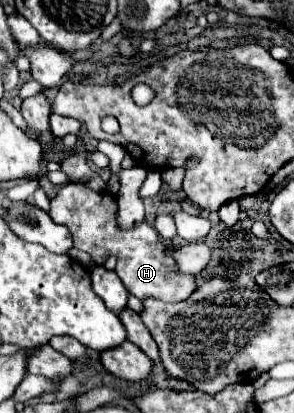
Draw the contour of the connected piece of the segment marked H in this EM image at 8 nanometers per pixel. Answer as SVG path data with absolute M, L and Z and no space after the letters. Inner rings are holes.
M67 182L59 188L57 198L51 200L49 214L55 224L63 224L69 228L73 236L73 246L87 252L97 264L103 264L107 256L115 256L115 274L123 280L125 288L139 300L157 298L175 304L183 302L195 292L195 276L177 272L175 260L171 258L171 246L159 238L159 234L147 220L133 226L131 230L121 230L117 226L117 200L113 194L95 192L89 186Z

